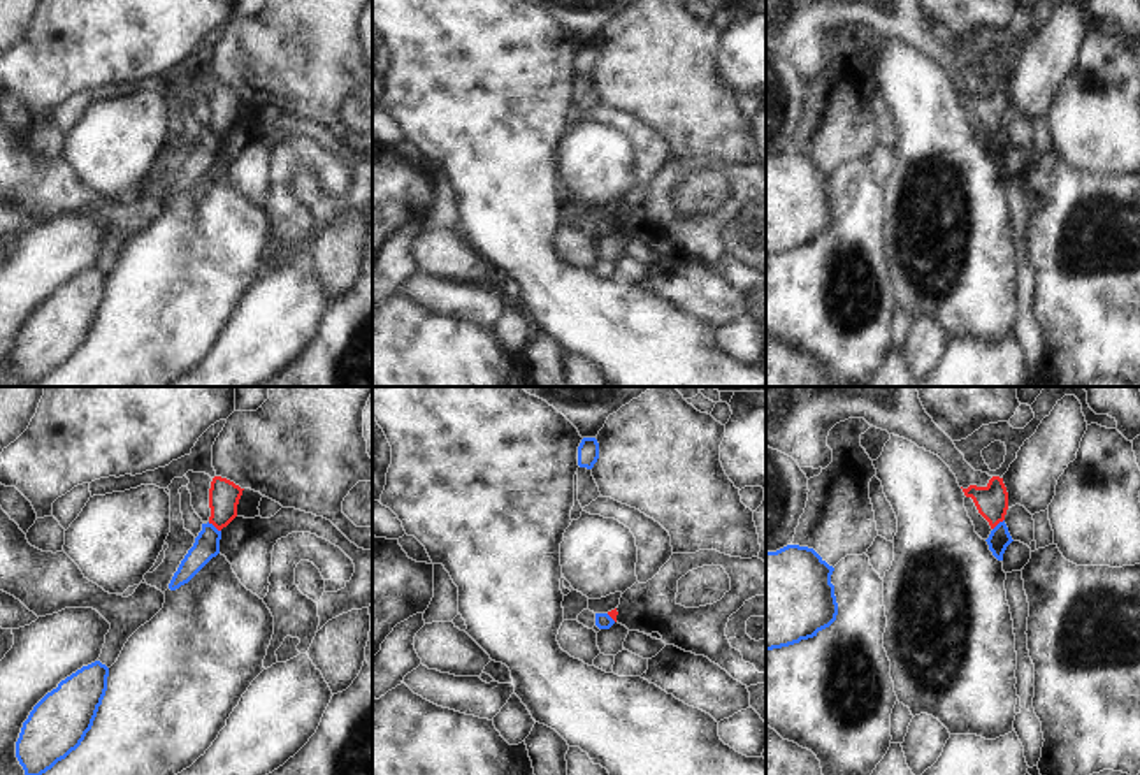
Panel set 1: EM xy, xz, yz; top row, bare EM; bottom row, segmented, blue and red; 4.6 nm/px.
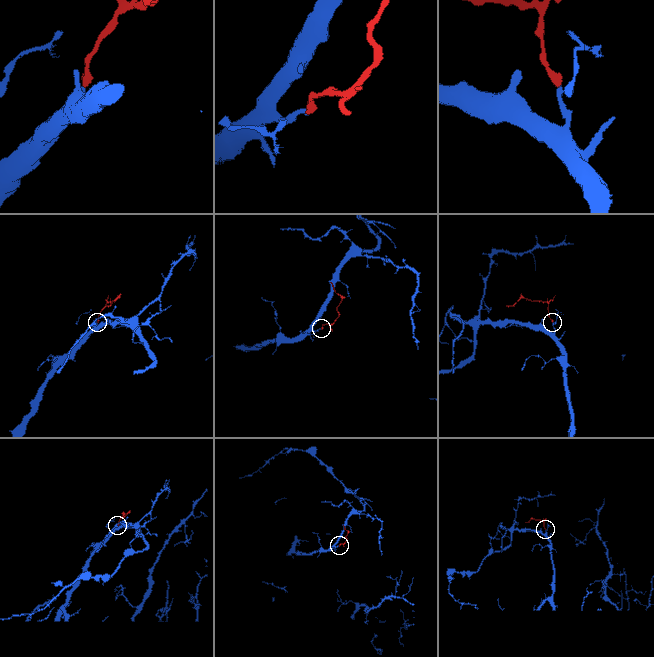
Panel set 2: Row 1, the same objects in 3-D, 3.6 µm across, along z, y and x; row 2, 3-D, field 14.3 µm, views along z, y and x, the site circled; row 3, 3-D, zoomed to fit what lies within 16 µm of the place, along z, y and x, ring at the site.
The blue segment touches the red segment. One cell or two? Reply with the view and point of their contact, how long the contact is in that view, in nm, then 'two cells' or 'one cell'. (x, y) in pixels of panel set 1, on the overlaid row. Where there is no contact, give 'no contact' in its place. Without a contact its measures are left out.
xy (213, 526) | 80 nm | two cells

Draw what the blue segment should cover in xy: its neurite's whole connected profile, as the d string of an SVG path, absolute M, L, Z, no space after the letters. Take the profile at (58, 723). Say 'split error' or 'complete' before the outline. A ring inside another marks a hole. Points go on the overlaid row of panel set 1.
complete | M100 661L83 666L56 689L47 692L30 712L23 722L19 738L16 742L16 757L25 770L25 775L42 775L58 761L65 759L76 750L91 729L98 706L107 691L109 668Z

